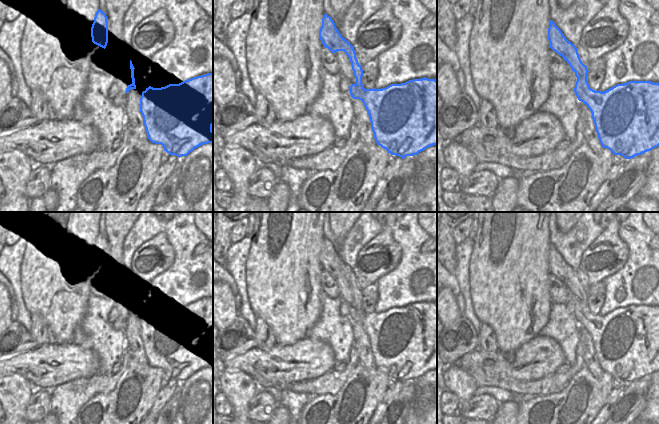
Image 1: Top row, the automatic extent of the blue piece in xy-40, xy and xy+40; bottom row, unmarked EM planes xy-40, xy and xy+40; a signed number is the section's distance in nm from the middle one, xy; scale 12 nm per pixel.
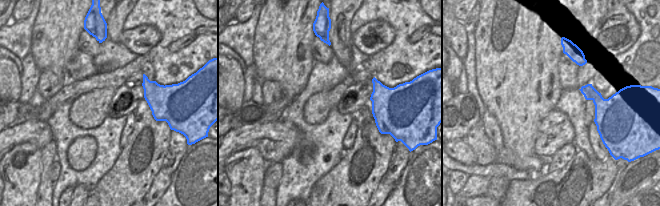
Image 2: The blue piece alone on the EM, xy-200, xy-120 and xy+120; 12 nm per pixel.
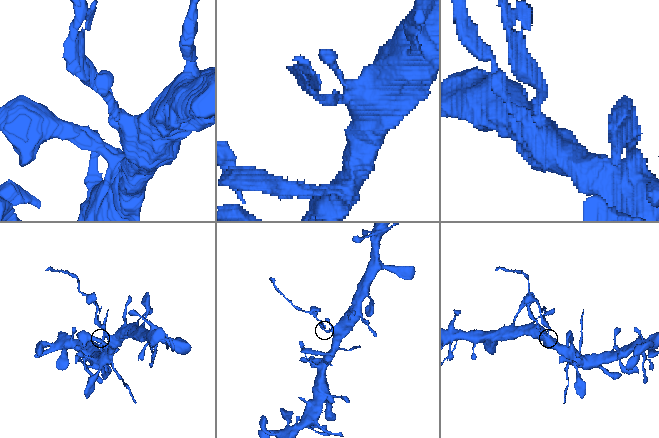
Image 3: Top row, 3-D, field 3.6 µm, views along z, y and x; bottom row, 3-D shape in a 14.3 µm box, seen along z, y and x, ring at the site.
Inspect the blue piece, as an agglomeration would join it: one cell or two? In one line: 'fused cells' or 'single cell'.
fused cells

